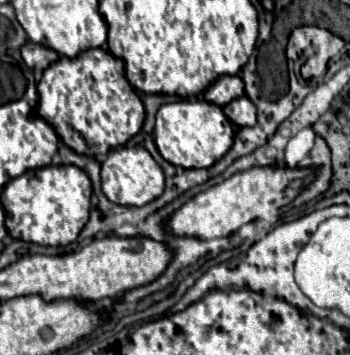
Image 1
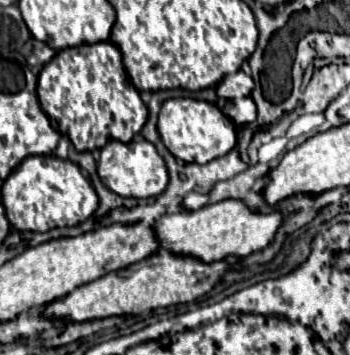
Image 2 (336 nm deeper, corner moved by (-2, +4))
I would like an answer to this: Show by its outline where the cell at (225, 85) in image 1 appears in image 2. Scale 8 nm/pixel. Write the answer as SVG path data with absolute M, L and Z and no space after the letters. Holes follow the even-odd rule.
M242 70L226 76L220 84L218 84L218 96L226 98L226 100L236 100L242 96L250 96L254 88L254 82L250 76L246 76Z

